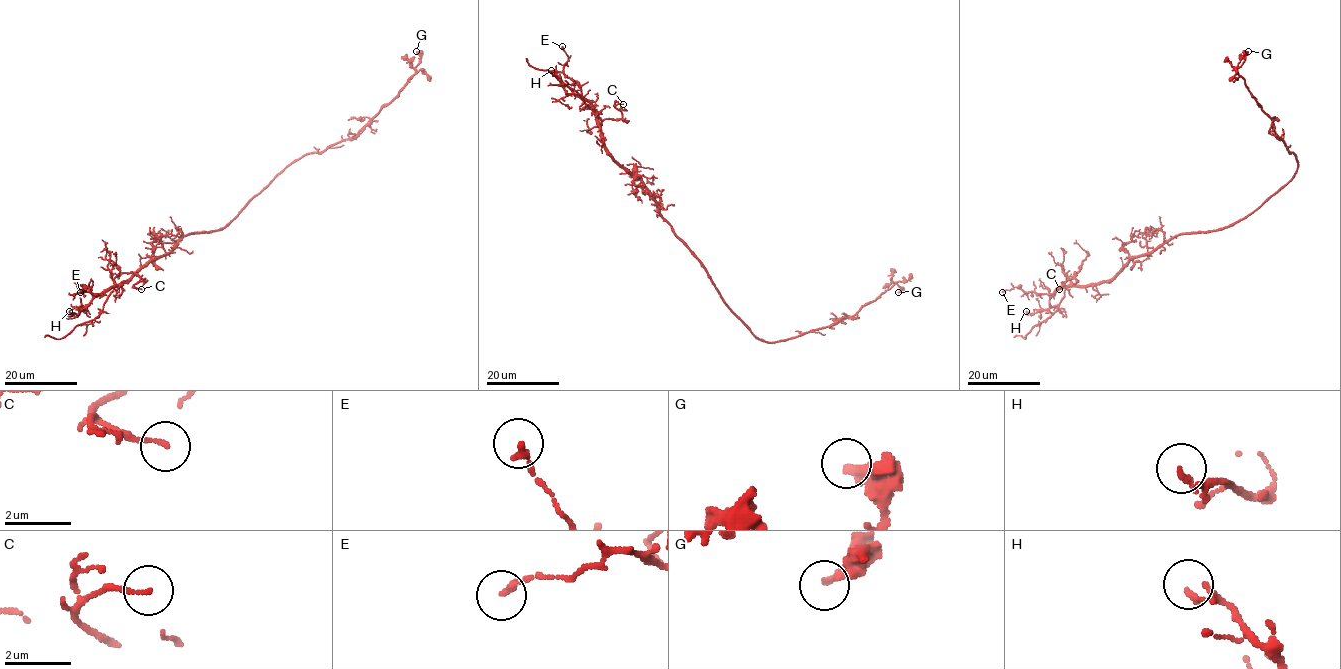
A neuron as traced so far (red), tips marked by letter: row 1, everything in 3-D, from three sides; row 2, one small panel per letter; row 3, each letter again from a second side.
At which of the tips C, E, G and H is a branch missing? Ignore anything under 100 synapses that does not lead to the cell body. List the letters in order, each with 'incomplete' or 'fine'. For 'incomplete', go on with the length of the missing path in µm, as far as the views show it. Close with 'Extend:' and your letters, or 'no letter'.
C: fine
E: fine
G: fine
H: fine
Extend: no letter

